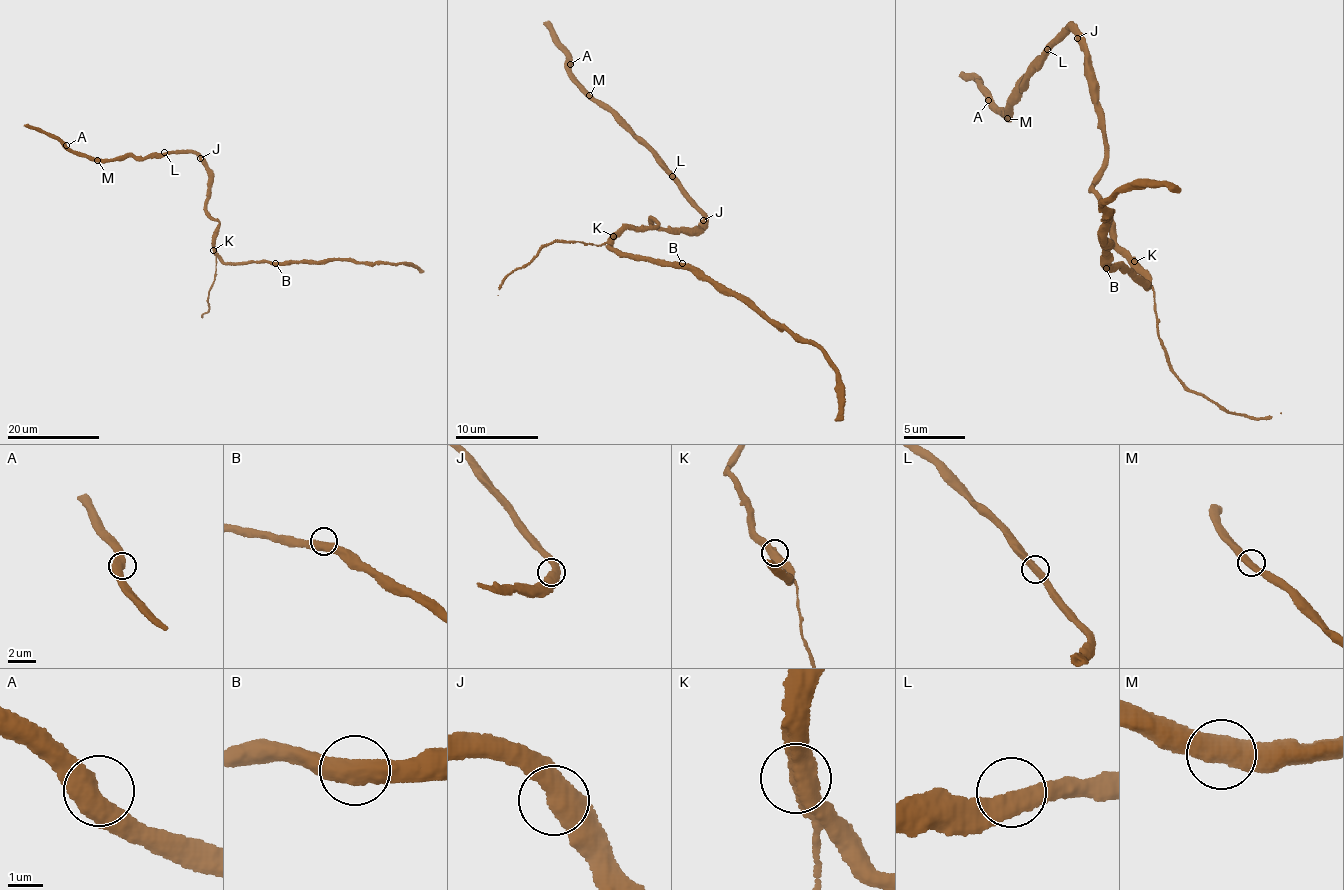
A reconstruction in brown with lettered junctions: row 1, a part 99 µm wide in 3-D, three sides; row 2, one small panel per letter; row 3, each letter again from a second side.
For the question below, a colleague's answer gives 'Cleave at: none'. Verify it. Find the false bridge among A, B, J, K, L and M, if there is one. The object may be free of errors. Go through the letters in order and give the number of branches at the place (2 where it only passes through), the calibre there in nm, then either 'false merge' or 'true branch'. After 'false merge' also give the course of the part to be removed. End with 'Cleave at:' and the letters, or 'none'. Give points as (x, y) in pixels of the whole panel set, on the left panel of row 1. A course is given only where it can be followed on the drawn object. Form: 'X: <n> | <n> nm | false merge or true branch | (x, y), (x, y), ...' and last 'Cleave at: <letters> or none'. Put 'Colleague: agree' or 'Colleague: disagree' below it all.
A: 2 | 500 nm | true branch
B: 2 | 500 nm | true branch
J: 2 | 500 nm | true branch
K: 2 | 550 nm | true branch
L: 2 | 500 nm | true branch
M: 2 | 500 nm | true branch
Cleave at: none
Colleague: agree

